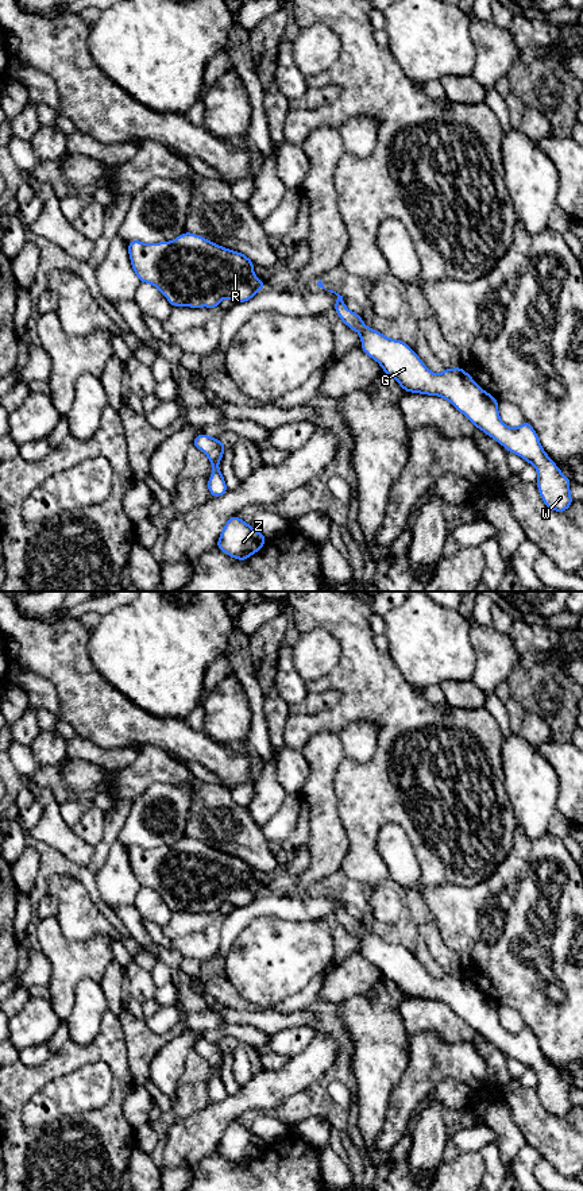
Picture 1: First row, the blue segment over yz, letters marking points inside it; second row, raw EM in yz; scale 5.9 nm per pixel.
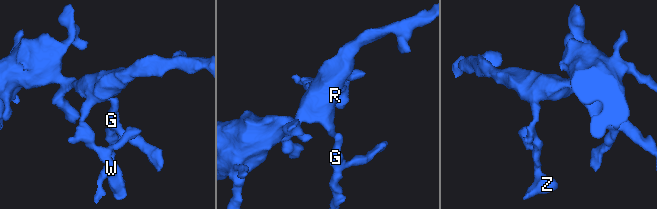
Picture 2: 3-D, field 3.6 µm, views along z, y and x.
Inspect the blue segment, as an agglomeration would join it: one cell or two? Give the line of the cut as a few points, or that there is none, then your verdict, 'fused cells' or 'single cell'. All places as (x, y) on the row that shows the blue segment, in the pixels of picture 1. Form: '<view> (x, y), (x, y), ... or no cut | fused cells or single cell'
no cut | single cell

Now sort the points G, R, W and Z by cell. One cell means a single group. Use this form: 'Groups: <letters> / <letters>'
Groups: G R W Z

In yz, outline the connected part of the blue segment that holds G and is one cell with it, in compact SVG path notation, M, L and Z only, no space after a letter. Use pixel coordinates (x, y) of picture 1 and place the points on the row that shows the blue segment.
M328 290L337 296L333 309L339 317L351 329L358 331L362 340L362 350L372 359L375 359L383 369L385 374L397 379L405 392L421 393L429 396L440 396L448 400L459 412L462 412L475 428L482 429L495 442L502 444L507 451L514 452L532 463L537 469L537 487L544 504L555 512L565 512L571 504L570 493L571 479L565 477L556 463L545 454L533 427L525 420L518 428L505 425L499 417L498 400L486 390L480 389L470 374L462 367L445 369L441 374L432 373L418 358L418 355L402 340L389 339L381 332L368 328L360 315L350 311L343 302L343 296L333 290Z

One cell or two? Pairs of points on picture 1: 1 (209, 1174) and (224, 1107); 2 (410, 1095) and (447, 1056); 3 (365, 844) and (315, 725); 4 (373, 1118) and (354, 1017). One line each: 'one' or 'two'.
1: two
2: one
3: one
4: one

